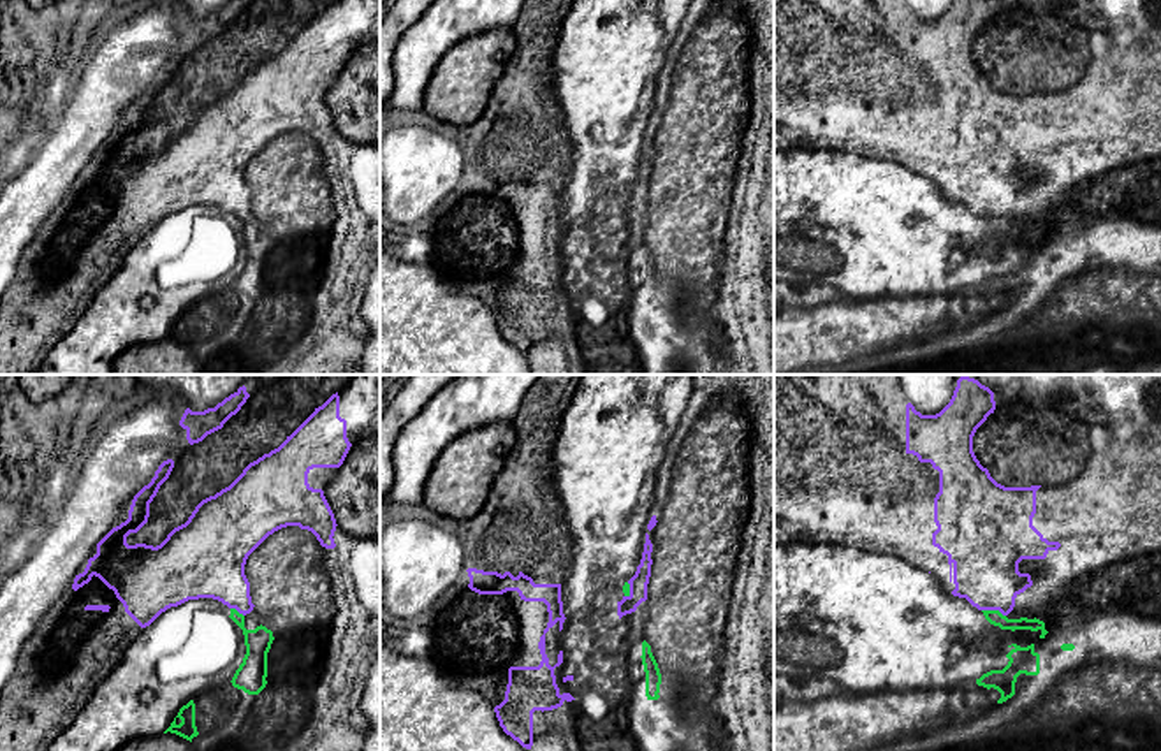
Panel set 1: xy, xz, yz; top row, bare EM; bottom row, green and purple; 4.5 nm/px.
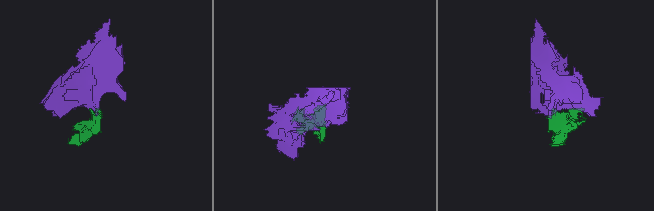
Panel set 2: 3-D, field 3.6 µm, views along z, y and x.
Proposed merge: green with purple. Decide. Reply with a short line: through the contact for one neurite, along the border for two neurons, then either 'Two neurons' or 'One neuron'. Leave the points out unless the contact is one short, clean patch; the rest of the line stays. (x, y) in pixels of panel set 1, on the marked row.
Line: yz (982, 609), (998, 609), (1005, 616). Two neurons

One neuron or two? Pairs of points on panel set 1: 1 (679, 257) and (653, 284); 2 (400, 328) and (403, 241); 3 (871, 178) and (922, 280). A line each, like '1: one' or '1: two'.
1: two
2: two
3: one

